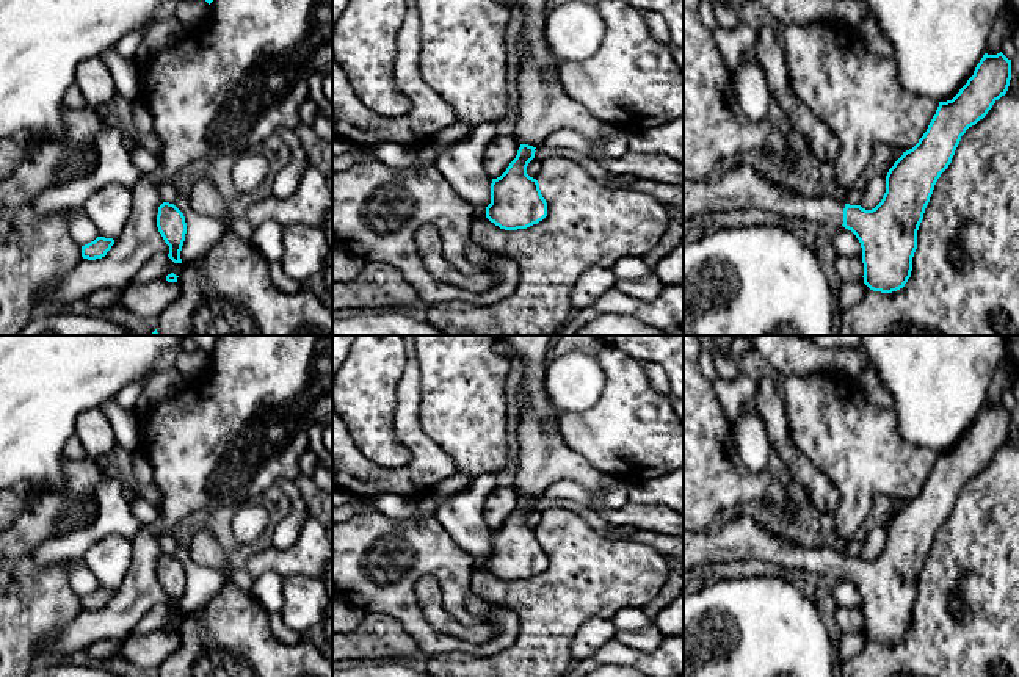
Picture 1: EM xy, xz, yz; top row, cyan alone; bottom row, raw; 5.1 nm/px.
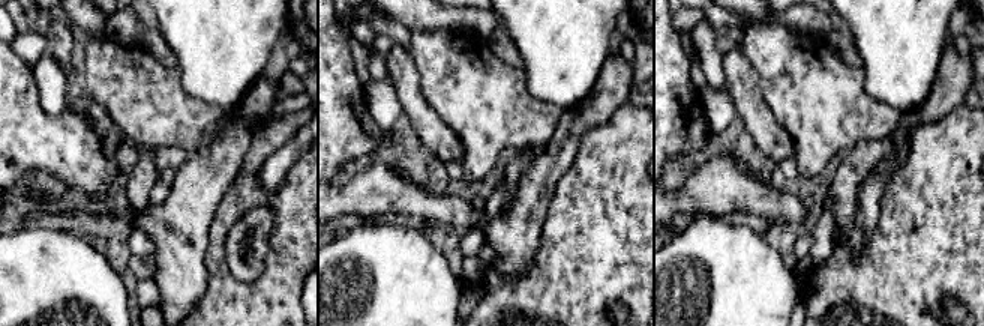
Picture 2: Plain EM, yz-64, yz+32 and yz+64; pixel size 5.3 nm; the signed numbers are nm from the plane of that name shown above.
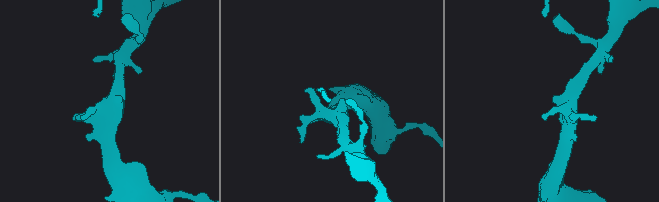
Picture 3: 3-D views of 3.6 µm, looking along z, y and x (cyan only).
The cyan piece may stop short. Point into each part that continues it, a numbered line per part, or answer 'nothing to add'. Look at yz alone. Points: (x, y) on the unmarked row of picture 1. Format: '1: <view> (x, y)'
1: yz (740, 539)

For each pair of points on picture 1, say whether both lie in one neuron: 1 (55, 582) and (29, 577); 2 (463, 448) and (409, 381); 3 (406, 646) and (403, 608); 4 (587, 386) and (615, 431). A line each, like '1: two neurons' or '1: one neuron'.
1: one neuron
2: two neurons
3: two neurons
4: two neurons

